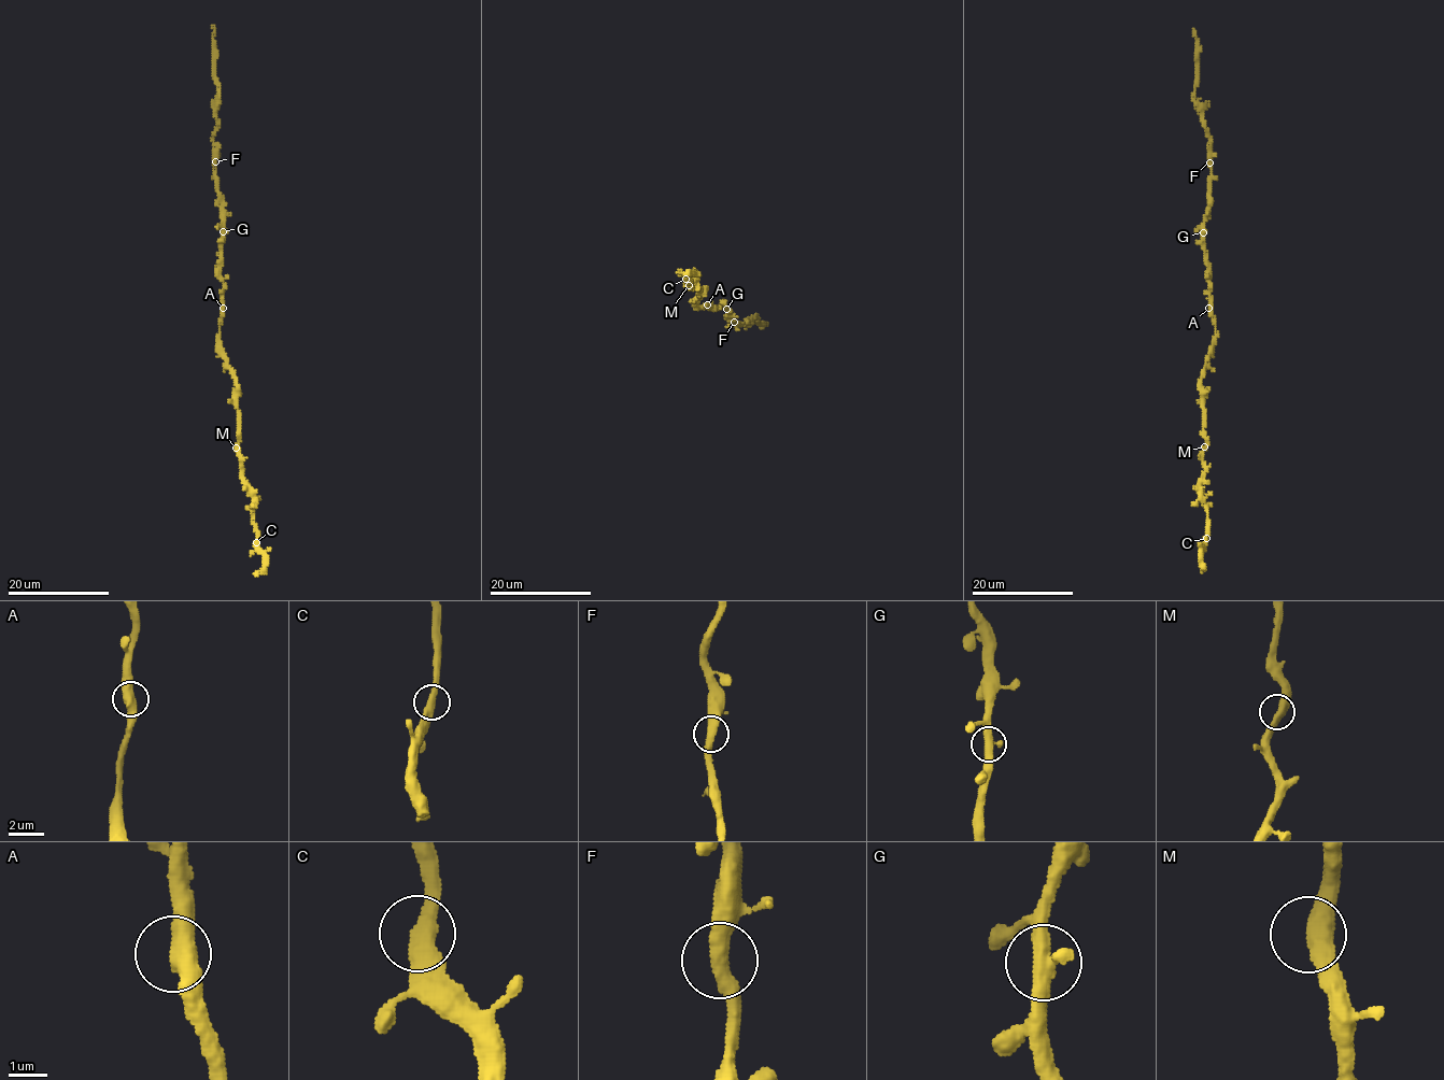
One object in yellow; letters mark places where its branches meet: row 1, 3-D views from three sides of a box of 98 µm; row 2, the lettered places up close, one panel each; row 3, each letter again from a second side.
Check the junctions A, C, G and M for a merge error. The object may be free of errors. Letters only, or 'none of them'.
none of them

